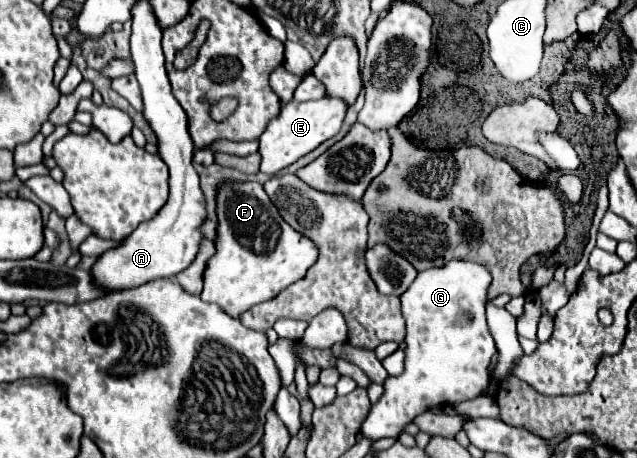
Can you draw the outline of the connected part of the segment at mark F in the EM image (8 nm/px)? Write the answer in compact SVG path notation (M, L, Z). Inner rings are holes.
M225 180L217 186L215 254L203 272L201 298L217 304L225 314L239 318L255 304L275 298L295 280L301 280L317 258L311 240L295 232L277 212L259 182Z

